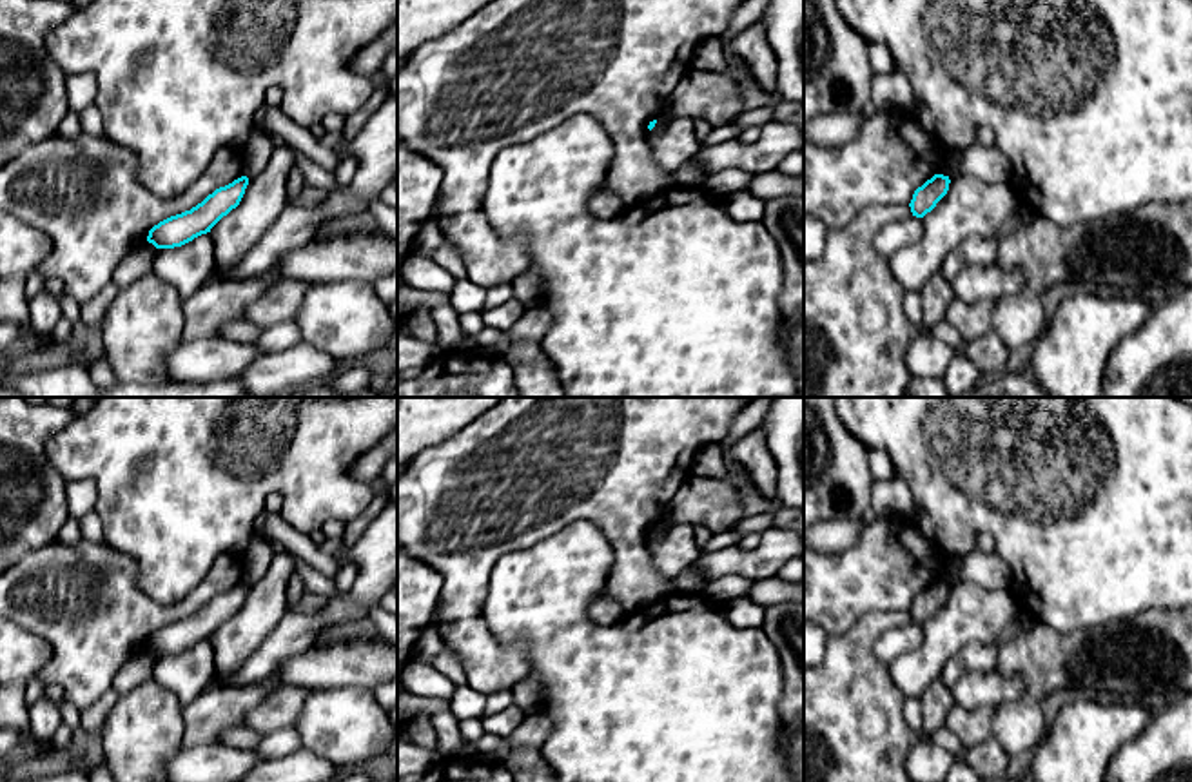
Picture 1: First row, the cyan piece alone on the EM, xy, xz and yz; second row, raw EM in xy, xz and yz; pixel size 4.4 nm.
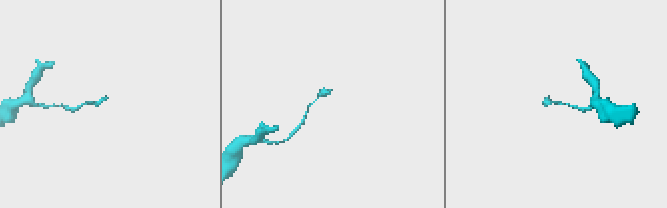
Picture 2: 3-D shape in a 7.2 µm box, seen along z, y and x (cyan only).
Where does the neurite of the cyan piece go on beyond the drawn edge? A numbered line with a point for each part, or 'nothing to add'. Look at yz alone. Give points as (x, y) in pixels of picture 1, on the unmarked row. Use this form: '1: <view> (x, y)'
nothing to add

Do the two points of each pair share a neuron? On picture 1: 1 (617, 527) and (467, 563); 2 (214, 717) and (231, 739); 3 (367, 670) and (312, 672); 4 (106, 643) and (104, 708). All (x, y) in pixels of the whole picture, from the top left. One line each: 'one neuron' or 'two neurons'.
1: one neuron
2: two neurons
3: one neuron
4: two neurons

